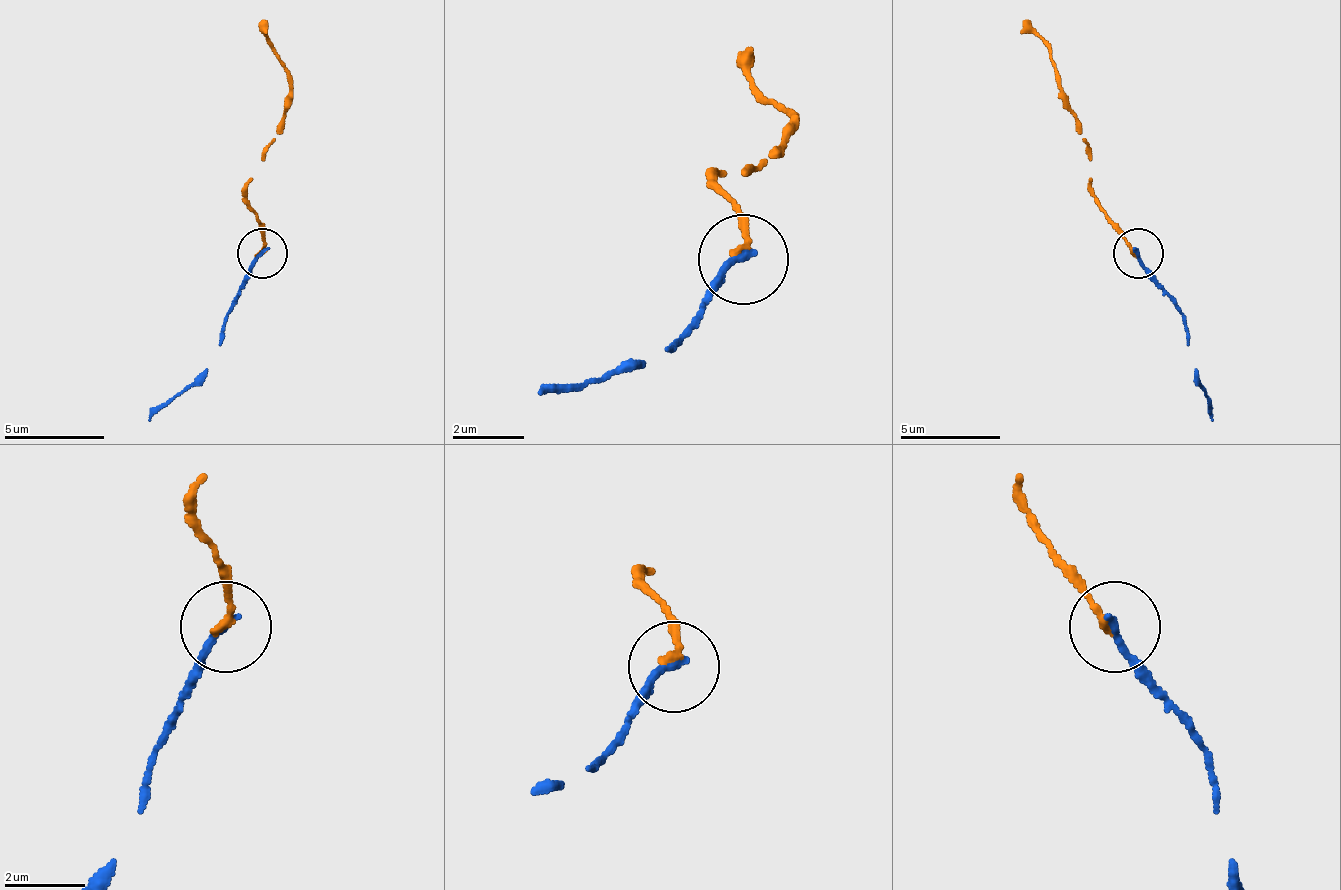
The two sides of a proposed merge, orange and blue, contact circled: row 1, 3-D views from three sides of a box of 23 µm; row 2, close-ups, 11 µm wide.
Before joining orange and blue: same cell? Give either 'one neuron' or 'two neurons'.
one neuron

